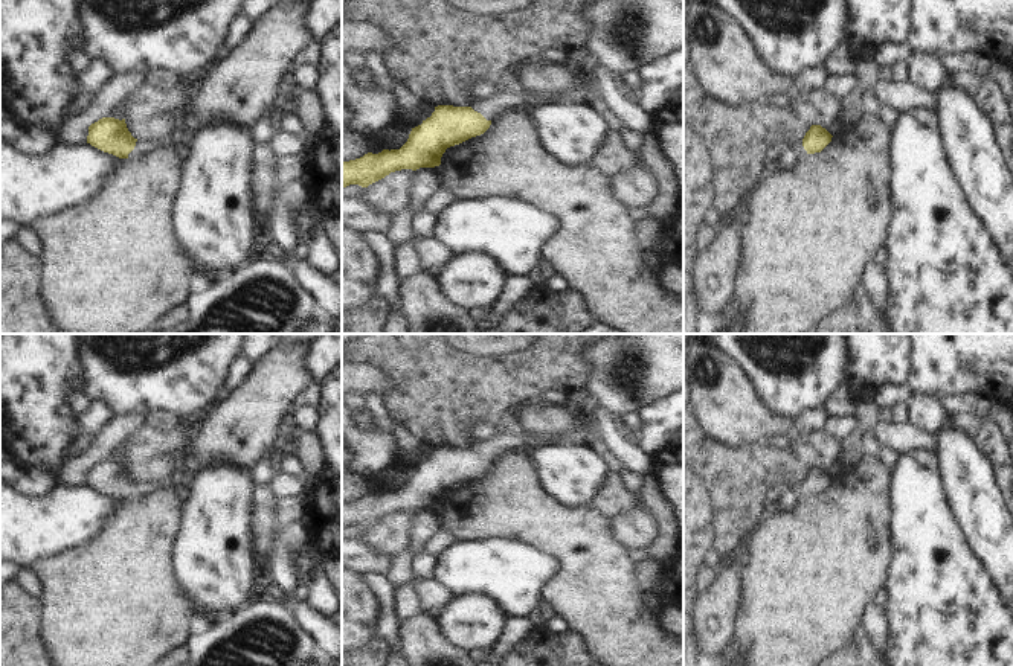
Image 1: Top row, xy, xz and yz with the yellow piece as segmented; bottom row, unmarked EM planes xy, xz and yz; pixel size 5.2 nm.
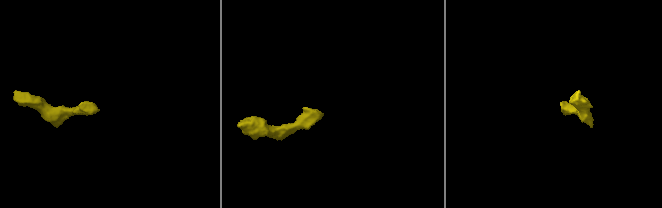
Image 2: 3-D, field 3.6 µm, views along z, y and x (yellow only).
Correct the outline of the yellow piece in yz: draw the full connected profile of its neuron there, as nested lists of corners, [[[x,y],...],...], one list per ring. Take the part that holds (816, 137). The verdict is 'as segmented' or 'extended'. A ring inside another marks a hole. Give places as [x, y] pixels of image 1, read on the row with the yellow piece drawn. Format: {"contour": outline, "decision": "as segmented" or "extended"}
{"contour": [[[812,125],[802,140],[792,143],[792,149],[798,158],[804,158],[809,154],[821,152],[831,142],[831,137],[821,125]]], "decision": "extended"}

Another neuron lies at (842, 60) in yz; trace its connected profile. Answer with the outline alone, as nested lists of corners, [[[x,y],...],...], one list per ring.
[[[842,41],[825,59],[824,66],[828,73],[848,75],[856,70],[857,58],[850,44]]]

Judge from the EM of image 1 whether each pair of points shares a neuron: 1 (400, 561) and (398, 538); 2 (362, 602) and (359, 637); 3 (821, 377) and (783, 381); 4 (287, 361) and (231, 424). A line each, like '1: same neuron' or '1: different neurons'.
1: different neurons
2: same neuron
3: same neuron
4: same neuron

